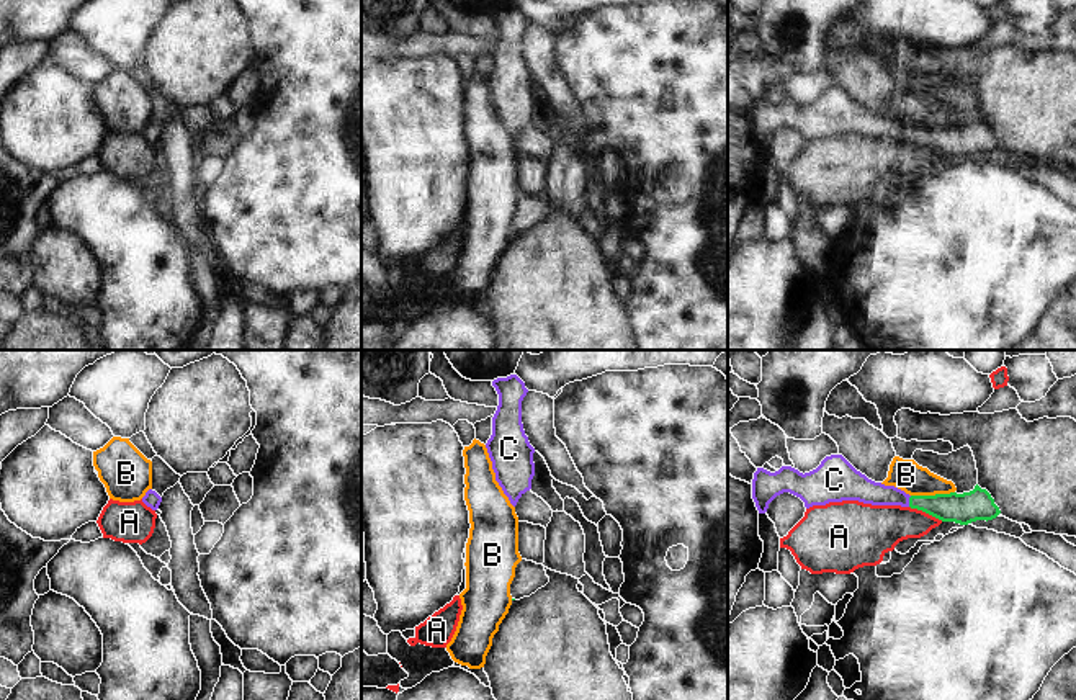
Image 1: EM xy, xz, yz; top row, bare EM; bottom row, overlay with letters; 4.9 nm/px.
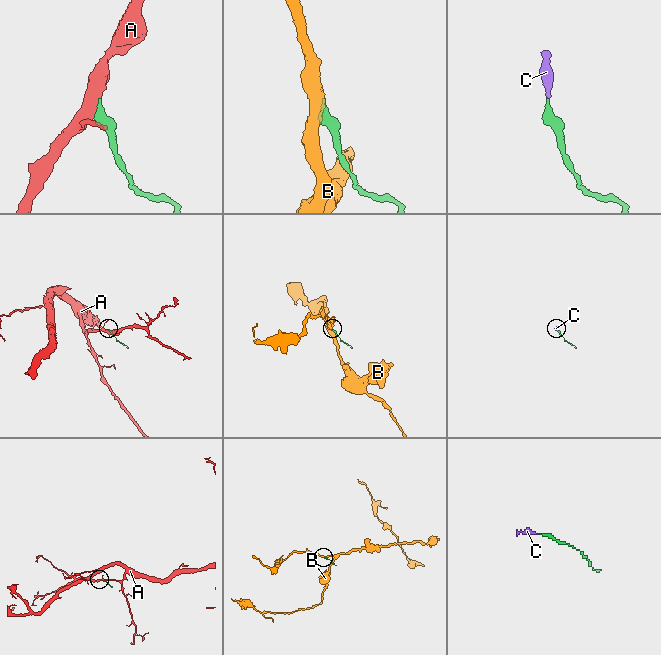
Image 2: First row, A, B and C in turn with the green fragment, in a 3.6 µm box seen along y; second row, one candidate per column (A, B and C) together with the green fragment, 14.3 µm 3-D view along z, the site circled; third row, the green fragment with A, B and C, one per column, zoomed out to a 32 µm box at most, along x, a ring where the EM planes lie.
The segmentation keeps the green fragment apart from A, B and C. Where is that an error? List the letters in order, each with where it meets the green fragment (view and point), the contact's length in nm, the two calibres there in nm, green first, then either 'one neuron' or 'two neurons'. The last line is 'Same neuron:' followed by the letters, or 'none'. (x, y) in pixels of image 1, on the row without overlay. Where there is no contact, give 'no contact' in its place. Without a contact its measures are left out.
A: meets green in yz at (926, 146); contact 180 nm long; 150 nm thick on the green side, 240 nm on the other; two neurons
B: meets green in yz at (932, 130); contact 220 nm long; 150 nm thick on the green side, 160 nm on the other; two neurons
C: meets green in yz at (910, 134); contact 60 nm long; 140 nm thick on the green side, 120 nm on the other; one neuron
Same neuron: C

